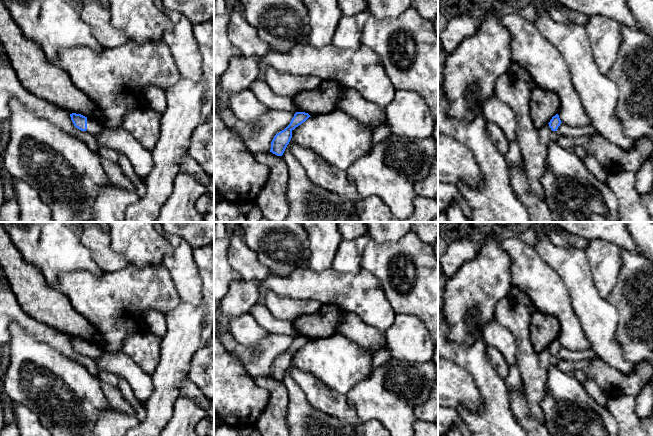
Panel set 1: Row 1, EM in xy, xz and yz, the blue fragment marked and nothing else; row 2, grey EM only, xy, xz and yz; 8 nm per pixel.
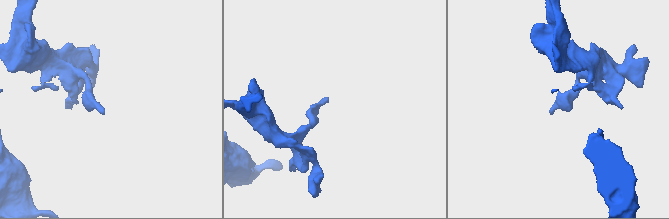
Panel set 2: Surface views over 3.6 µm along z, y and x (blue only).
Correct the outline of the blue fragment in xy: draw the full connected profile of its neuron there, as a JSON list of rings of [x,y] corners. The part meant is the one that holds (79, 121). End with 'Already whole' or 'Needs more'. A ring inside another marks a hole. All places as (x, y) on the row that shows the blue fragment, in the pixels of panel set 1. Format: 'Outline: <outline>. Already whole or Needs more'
Outline: [[[72,113],[70,114],[70,117],[76,128],[85,131],[94,137],[104,130],[104,126],[100,122],[89,119],[81,114]]]. Needs more

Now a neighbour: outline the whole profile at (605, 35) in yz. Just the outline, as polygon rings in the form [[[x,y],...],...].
[[[590,16],[584,25],[599,70],[607,76],[622,44],[621,24],[607,16]]]

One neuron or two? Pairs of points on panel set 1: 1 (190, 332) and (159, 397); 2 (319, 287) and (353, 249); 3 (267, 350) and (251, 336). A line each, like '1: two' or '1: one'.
1: one
2: two
3: two

